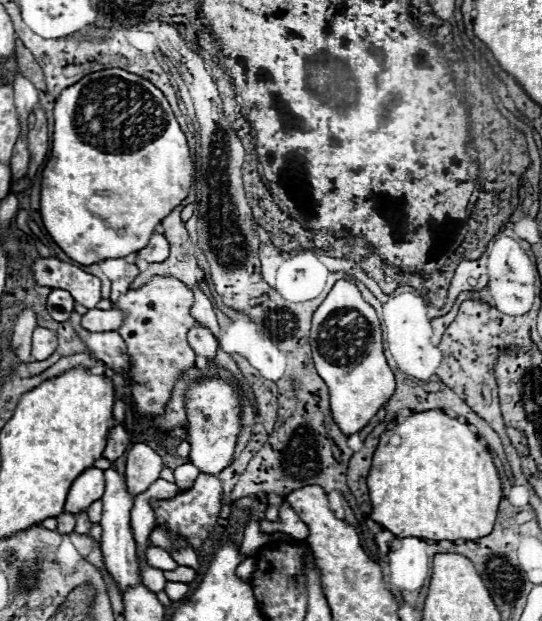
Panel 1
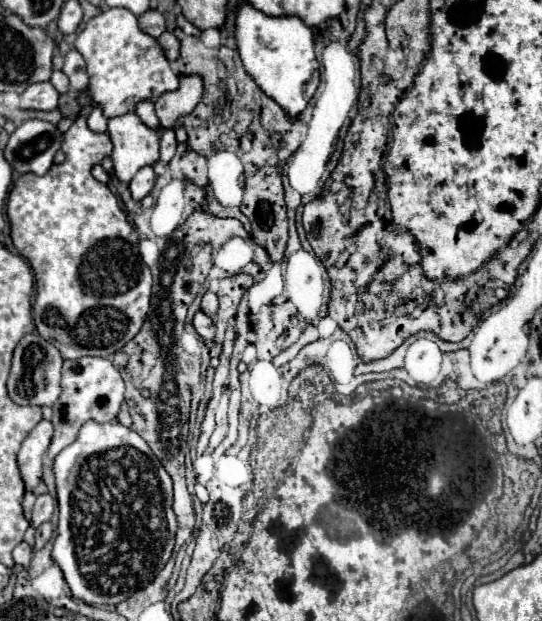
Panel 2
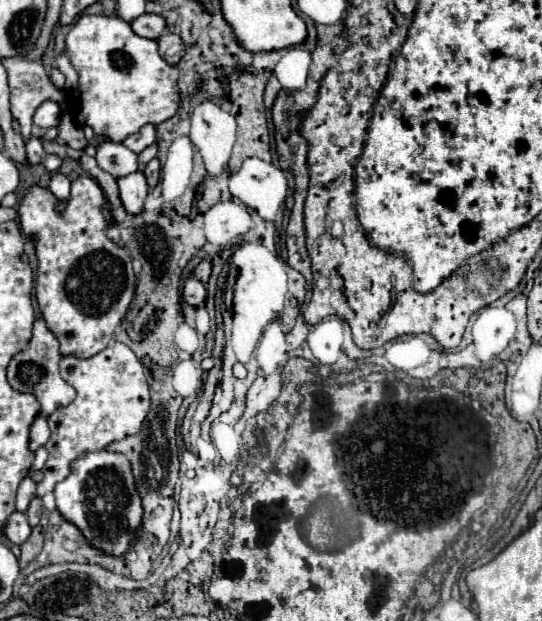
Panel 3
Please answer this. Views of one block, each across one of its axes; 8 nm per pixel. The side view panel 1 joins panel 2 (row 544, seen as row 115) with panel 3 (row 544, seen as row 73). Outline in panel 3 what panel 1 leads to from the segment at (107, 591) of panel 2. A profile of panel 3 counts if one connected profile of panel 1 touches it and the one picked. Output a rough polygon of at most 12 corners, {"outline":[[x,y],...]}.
{"outline":[[108,450],[56,484],[62,516],[90,544],[128,552],[142,504],[130,464]]}

